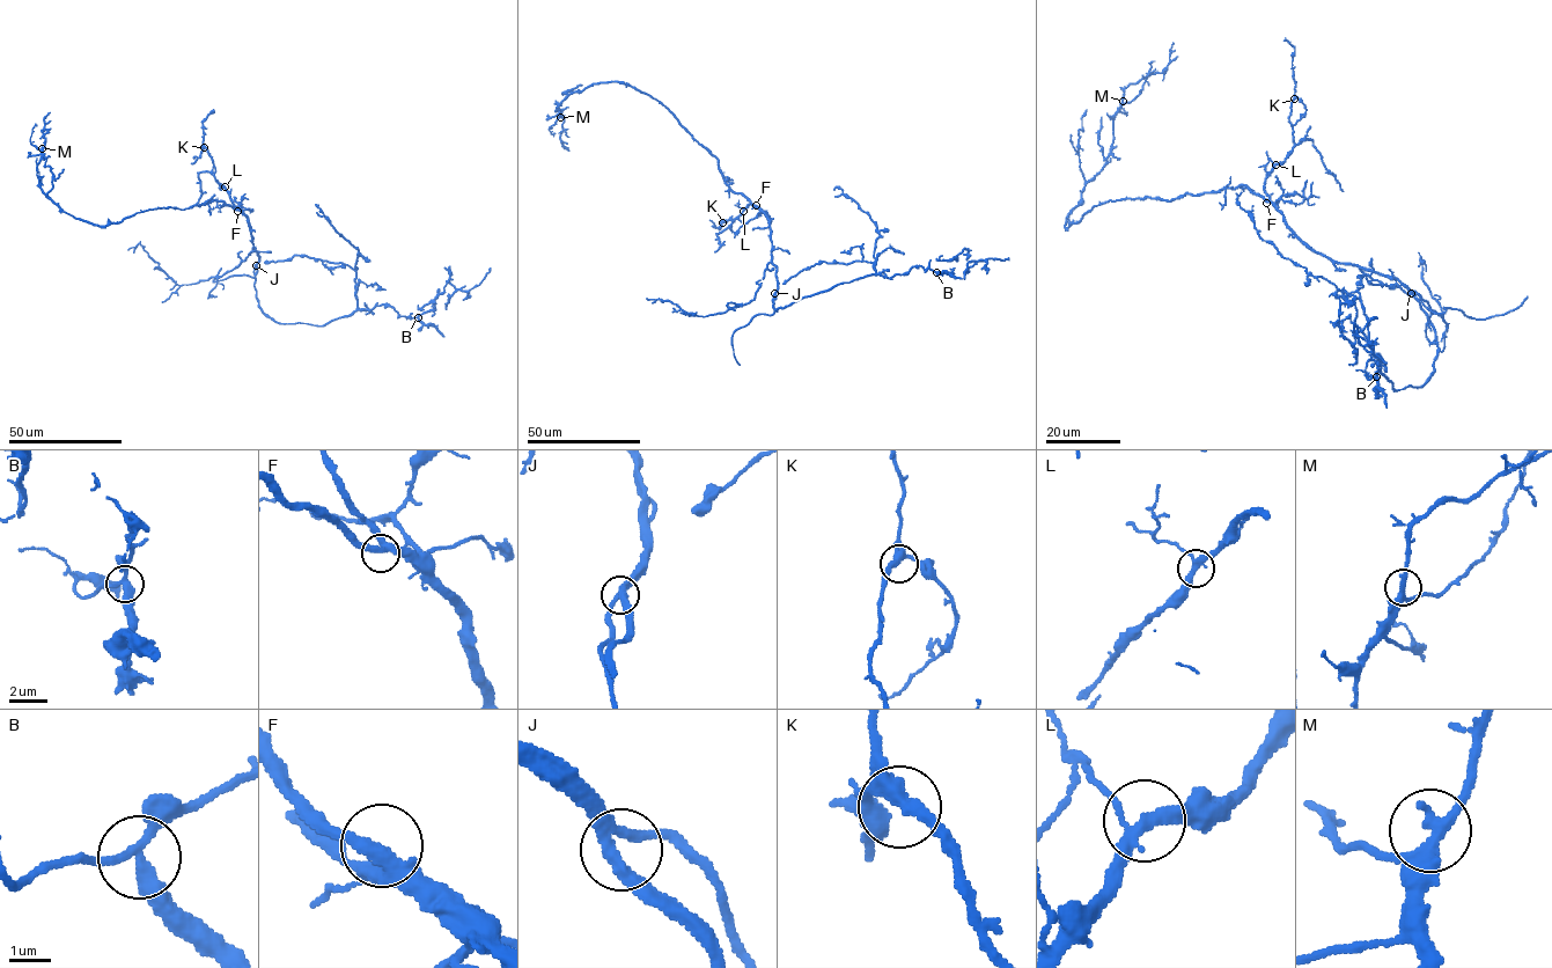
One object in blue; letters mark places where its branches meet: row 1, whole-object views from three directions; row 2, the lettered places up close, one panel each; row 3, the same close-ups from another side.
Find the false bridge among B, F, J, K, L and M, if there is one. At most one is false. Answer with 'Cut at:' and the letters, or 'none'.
Cut at: B

